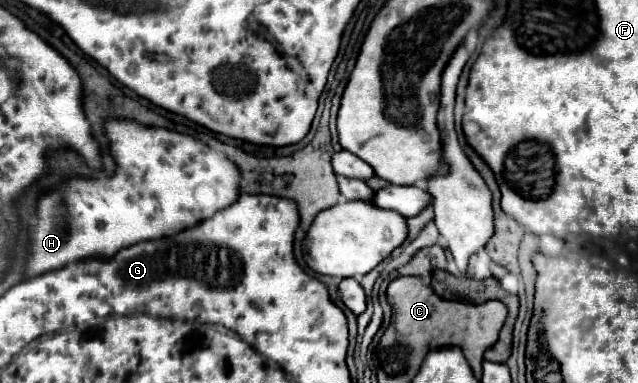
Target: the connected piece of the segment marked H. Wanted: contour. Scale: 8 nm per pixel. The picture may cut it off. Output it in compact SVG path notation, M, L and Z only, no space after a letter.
M107 120L107 138L117 172L107 170L99 178L73 178L57 190L45 194L37 202L35 224L31 228L31 256L27 262L27 278L45 274L83 258L111 258L121 248L141 240L171 236L189 228L239 198L239 170L223 154L211 150L201 140L165 128L141 126L129 120Z

